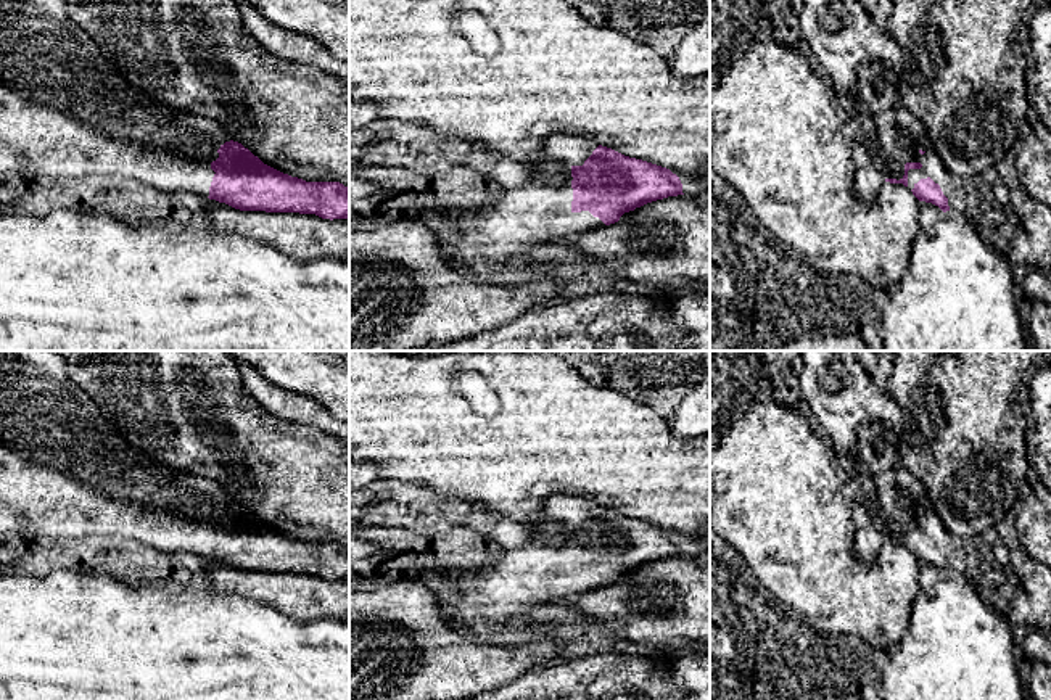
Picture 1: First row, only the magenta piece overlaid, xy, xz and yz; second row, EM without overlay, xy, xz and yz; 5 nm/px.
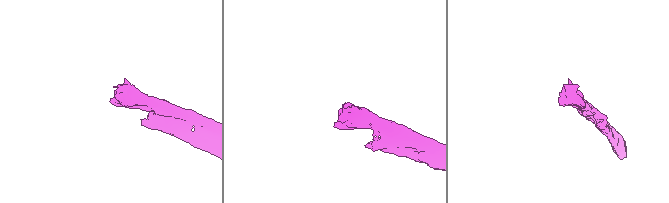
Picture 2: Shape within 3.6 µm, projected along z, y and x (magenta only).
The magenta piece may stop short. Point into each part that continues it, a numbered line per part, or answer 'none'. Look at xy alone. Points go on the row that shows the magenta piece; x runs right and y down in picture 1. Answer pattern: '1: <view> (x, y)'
1: xy (65, 110)

